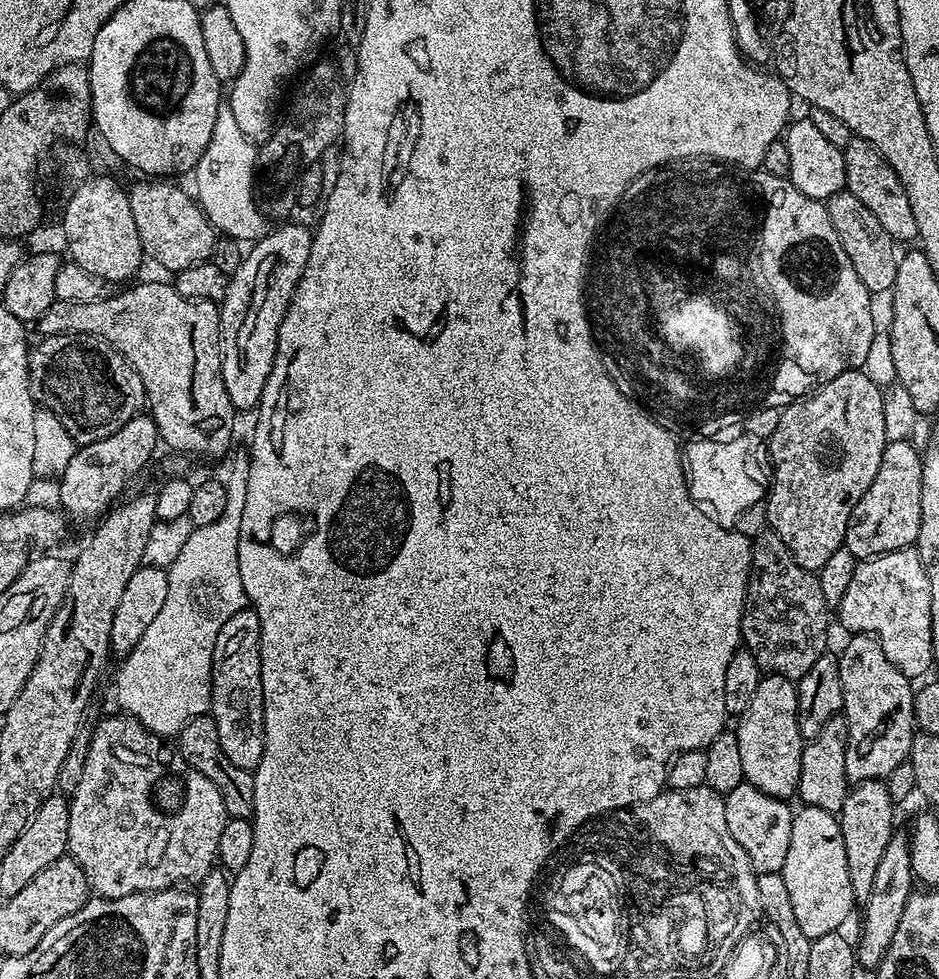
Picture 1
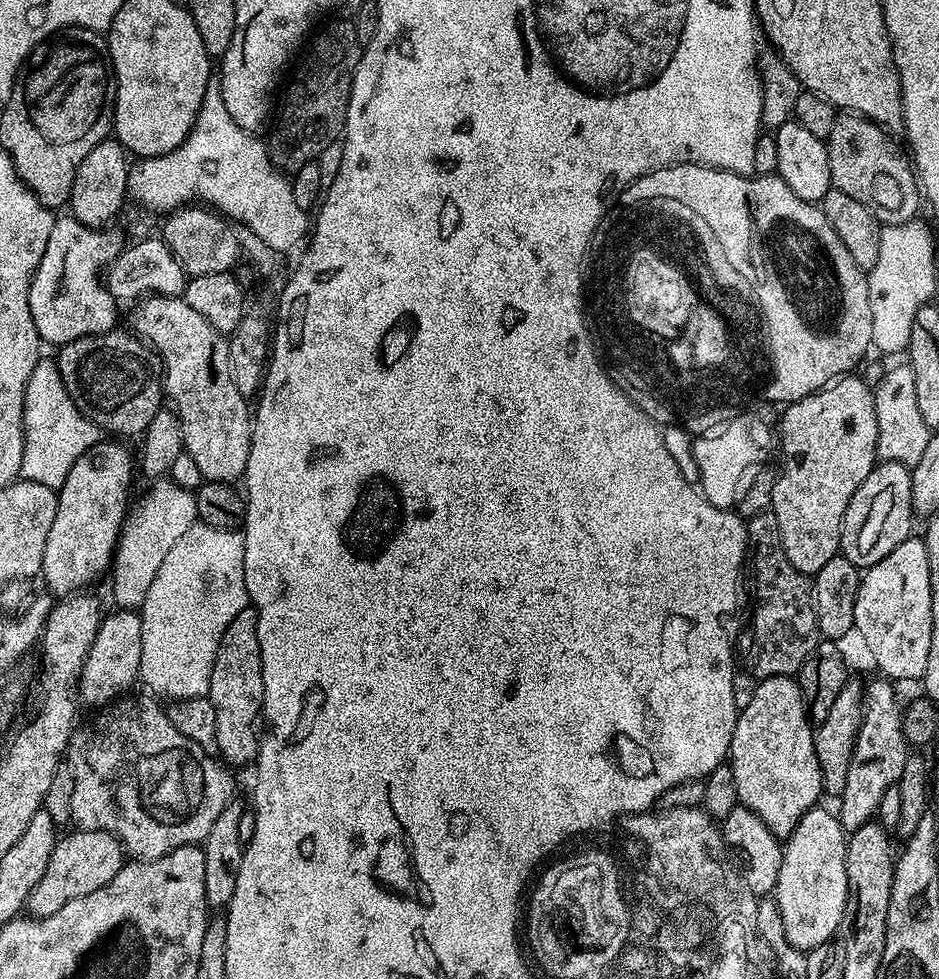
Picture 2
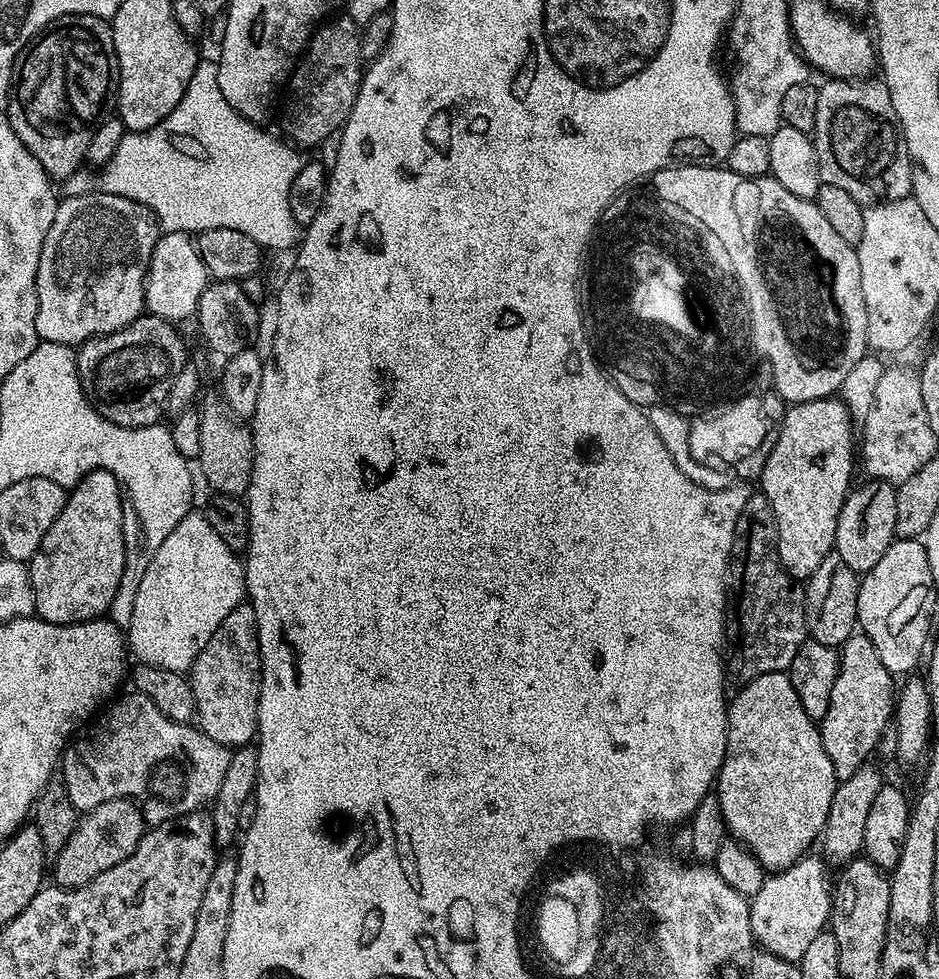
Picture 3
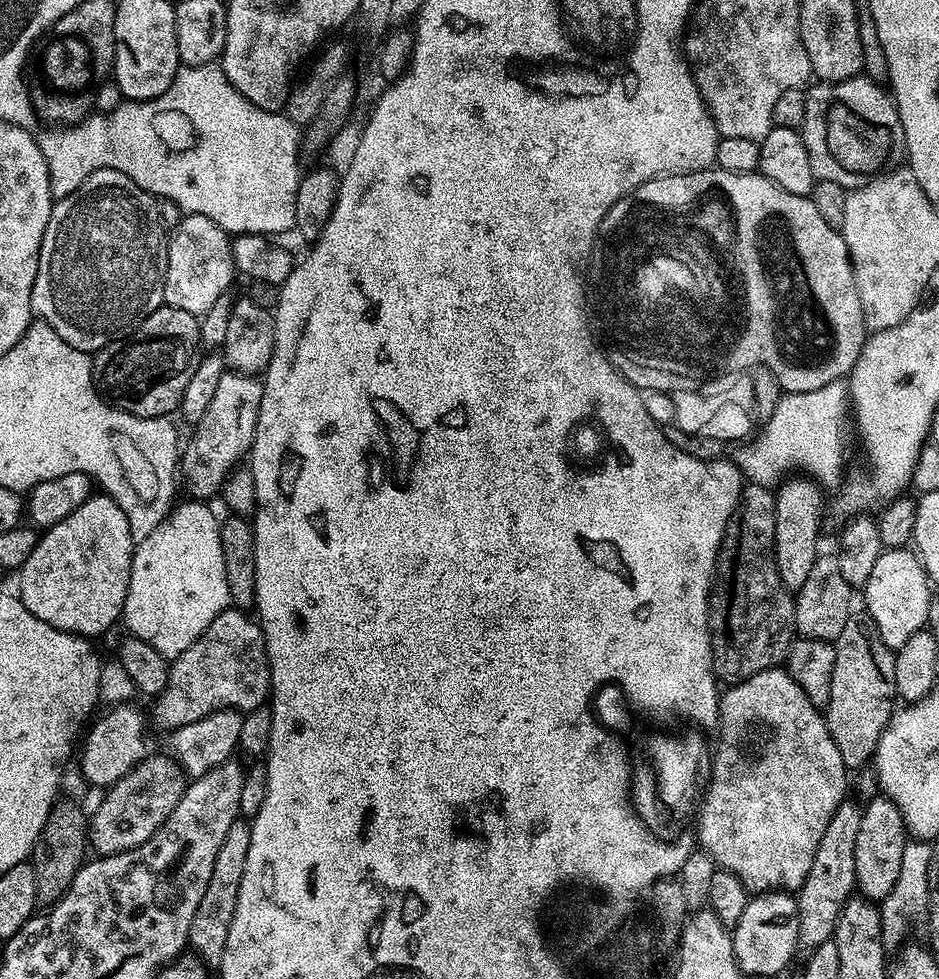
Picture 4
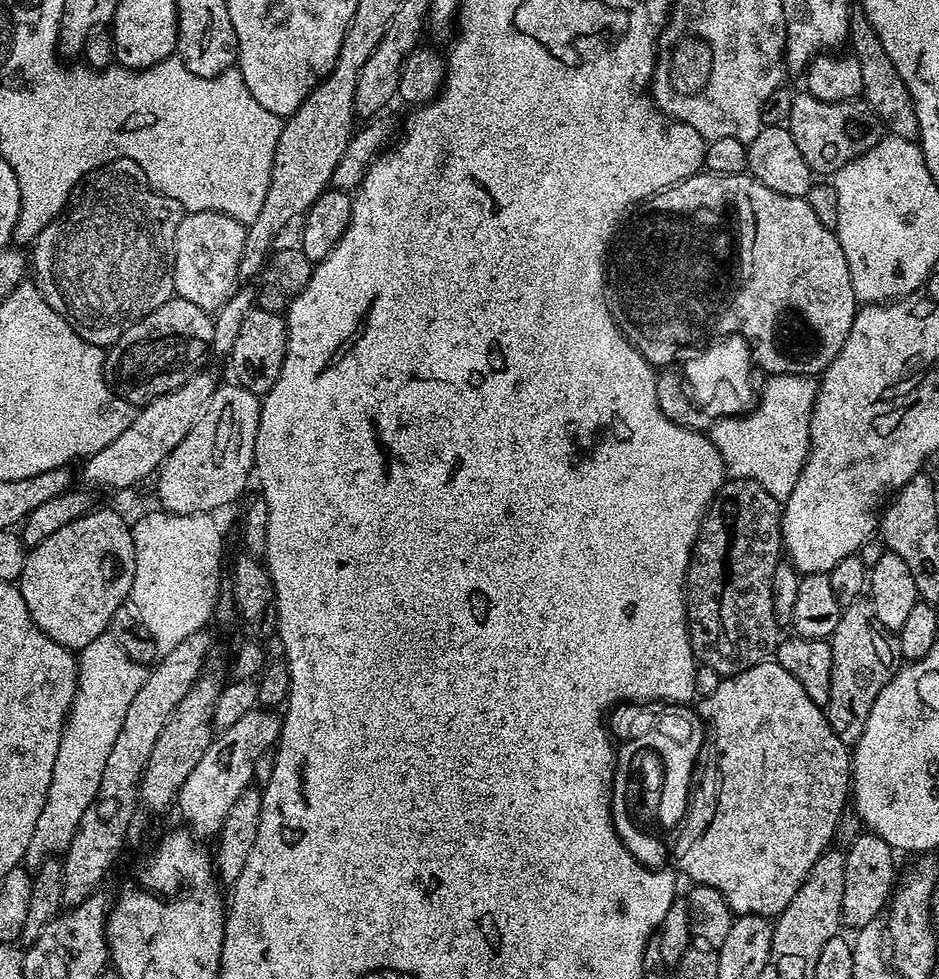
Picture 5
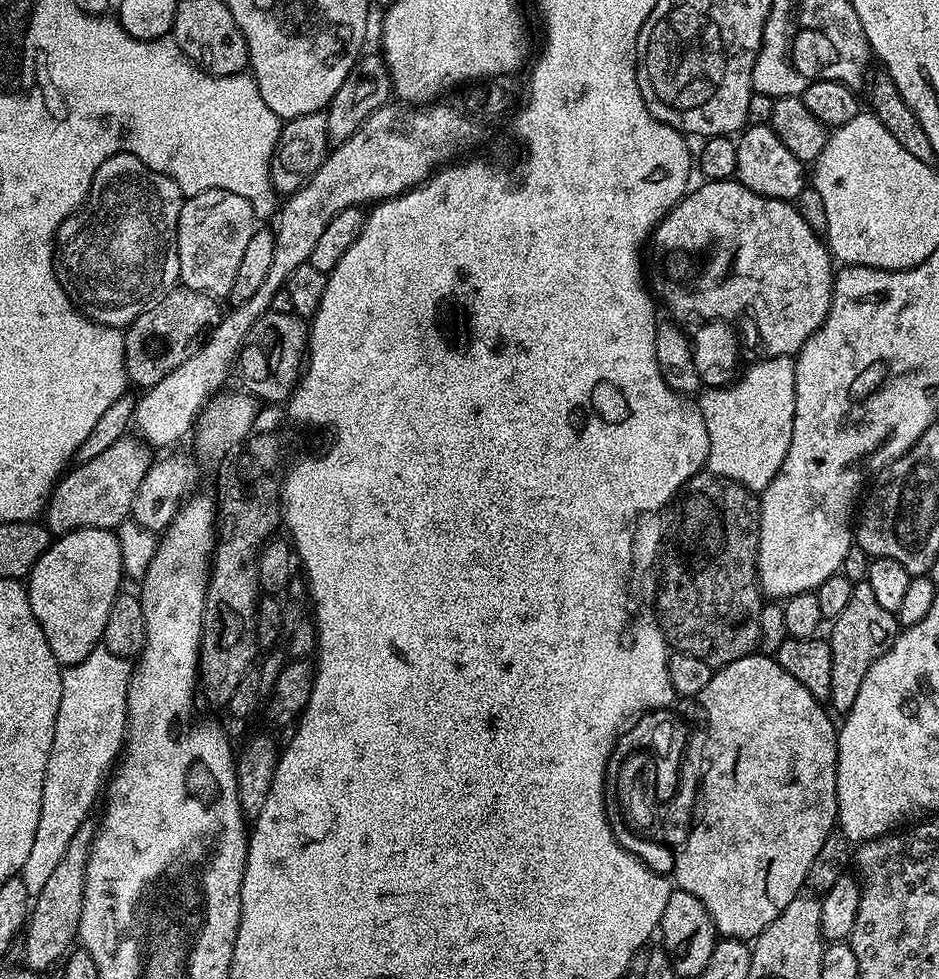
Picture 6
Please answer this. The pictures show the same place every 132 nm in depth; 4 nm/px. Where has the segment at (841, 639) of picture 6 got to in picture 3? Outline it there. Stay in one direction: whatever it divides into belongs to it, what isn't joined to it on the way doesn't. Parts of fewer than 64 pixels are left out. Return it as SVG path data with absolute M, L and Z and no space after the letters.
M853 634L839 649L839 654L840 669L838 678L834 678L834 690L830 690L830 706L818 721L818 727L822 750L826 750L826 758L830 758L830 766L834 766L837 781L842 781L869 763L882 728L893 719L894 676L882 666L874 642L863 634Z

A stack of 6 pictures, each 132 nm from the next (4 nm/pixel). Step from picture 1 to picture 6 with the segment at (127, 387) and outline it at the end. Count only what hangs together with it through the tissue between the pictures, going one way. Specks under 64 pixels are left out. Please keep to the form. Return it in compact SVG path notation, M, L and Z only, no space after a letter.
M183 286L160 297L138 319L127 325L124 332L124 374L140 390L153 388L170 370L178 370L190 354L200 349L209 332L220 323L221 301Z

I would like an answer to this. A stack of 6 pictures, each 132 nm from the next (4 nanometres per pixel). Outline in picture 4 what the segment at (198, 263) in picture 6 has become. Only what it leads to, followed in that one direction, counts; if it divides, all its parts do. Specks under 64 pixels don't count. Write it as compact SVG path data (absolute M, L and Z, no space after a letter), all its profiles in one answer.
M185 215L168 238L168 261L164 283L164 304L169 308L186 310L197 318L204 315L229 291L232 267L232 240L210 218Z

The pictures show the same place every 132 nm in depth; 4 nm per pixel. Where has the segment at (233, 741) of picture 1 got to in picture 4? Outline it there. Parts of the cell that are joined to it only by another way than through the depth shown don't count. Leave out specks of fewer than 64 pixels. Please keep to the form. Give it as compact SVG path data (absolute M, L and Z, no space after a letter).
M235 606L225 608L224 612L218 614L218 618L210 622L210 626L206 626L204 633L181 656L171 661L166 686L160 691L160 695L155 697L153 704L156 705L152 708L152 716L150 712L151 723L153 720L160 728L175 730L190 722L198 722L218 710L235 708L237 712L247 714L261 707L269 699L270 681L264 631L261 630L259 623L248 615L247 611Z

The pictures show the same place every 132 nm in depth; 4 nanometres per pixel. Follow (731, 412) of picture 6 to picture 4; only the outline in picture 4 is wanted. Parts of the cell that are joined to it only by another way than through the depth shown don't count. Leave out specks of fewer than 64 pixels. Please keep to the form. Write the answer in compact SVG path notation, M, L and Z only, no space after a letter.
M835 380L818 390L784 392L781 397L760 437L758 432L755 438L737 447L741 448L734 455L734 463L741 476L749 484L772 488L785 479L787 468L796 468L792 470L807 474L825 489L839 489L840 475L844 472L844 419L847 421L850 416L847 383Z

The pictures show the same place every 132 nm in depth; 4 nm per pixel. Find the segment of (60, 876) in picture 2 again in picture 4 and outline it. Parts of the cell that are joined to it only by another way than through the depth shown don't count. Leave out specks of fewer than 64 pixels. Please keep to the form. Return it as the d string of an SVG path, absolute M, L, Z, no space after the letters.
M147 755L139 764L128 771L118 782L114 782L103 793L104 801L96 808L96 813L91 813L90 819L86 824L86 840L97 857L113 856L126 850L134 850L142 846L164 825L166 818L178 806L186 787L186 773L171 755L152 756Z

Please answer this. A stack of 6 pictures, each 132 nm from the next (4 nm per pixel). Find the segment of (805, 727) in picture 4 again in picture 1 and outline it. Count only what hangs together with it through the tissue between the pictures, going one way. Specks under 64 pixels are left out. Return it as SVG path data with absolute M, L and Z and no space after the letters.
M765 675L758 682L758 690L750 706L746 706L744 713L735 721L734 731L742 757L742 774L745 781L758 786L762 794L781 798L797 795L802 750L806 743L798 730L797 710L796 684L781 676Z

